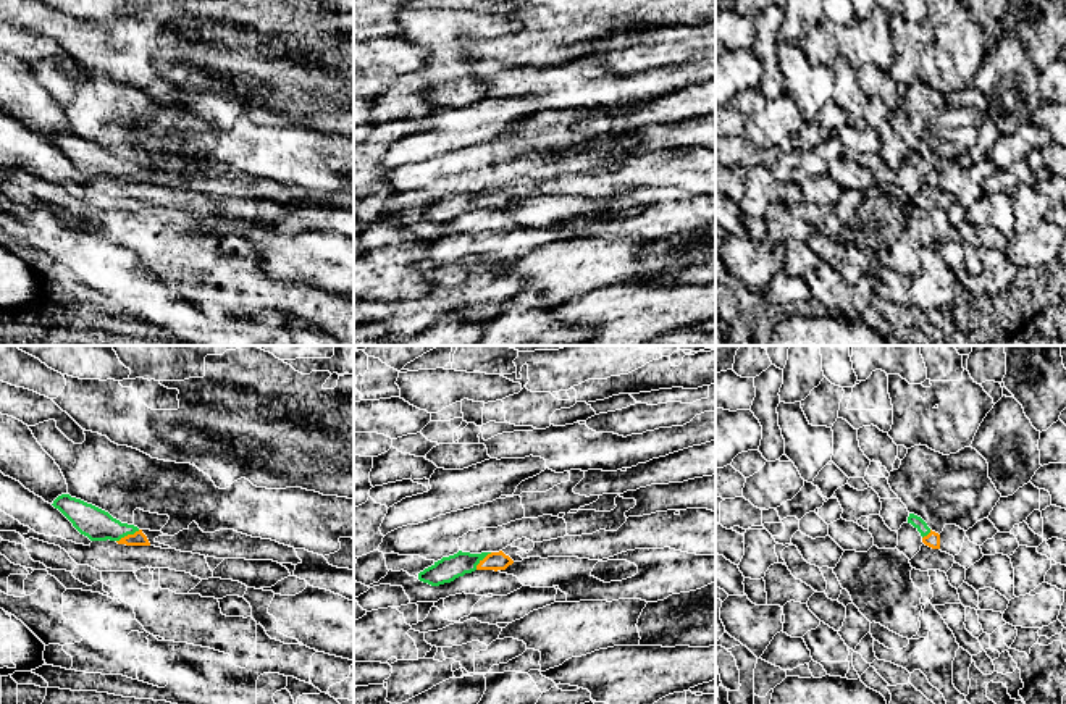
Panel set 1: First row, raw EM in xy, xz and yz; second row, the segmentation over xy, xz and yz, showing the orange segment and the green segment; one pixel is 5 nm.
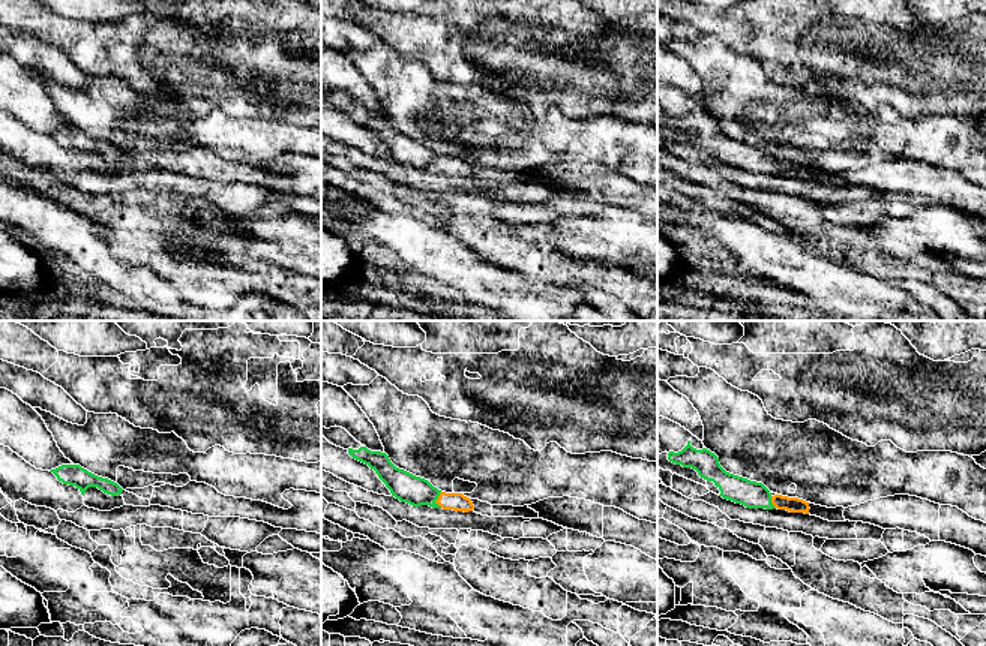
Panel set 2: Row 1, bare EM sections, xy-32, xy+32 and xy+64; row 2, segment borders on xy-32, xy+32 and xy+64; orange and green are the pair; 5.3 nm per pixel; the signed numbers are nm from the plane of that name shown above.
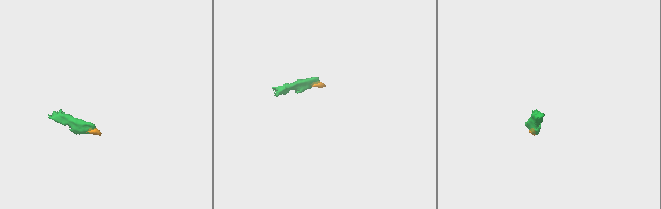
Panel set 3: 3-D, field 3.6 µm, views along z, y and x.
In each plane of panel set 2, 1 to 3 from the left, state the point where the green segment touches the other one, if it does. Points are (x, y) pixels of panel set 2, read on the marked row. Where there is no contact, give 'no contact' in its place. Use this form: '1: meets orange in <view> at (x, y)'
1: no contact
2: meets orange in xy+32 at (437, 499)
3: meets orange in xy+64 at (772, 502)

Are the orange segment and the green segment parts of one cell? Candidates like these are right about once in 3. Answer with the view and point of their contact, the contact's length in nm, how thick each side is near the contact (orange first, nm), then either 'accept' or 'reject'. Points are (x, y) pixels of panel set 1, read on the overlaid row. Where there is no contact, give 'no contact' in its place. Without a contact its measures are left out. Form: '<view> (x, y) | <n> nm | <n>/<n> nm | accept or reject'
xy (128, 535) | 130 nm | 70/160 nm | accept

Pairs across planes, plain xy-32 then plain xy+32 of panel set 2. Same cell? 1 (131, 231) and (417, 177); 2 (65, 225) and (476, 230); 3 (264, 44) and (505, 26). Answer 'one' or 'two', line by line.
1: two
2: two
3: one

